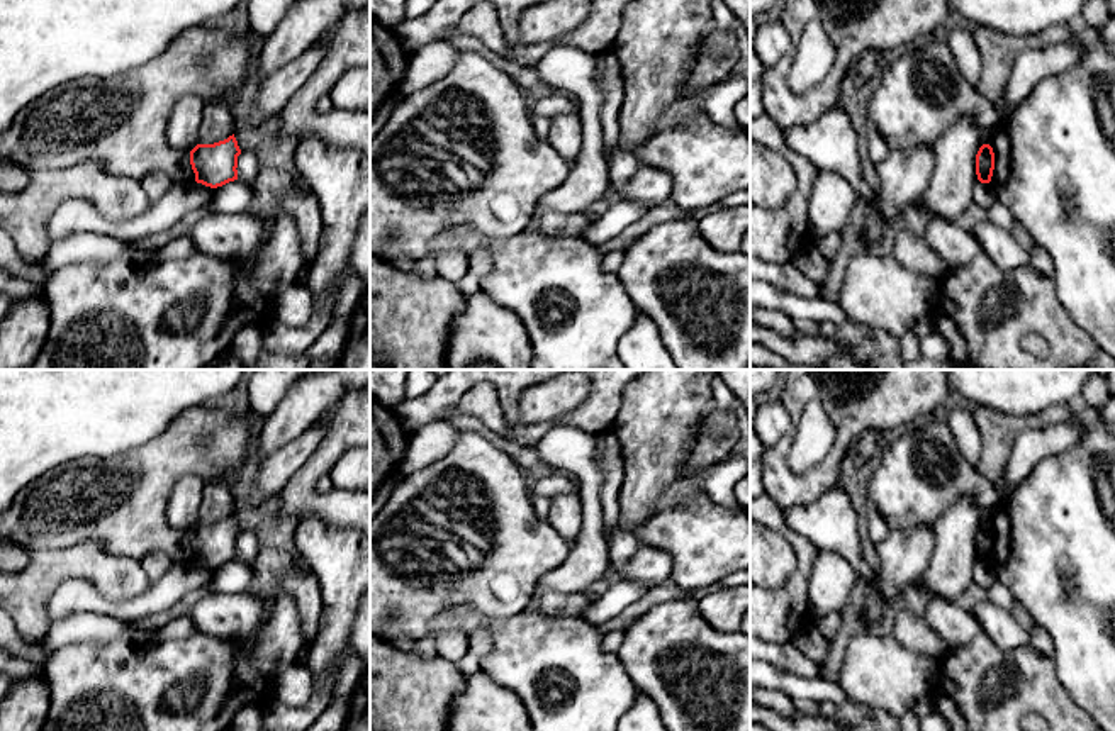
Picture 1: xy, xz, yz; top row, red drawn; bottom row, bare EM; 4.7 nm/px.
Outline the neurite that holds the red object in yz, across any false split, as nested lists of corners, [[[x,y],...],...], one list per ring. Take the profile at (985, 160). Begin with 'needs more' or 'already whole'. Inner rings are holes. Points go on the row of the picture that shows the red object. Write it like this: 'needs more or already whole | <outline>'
already whole | [[[983,144],[976,154],[976,175],[981,183],[989,183],[995,170],[995,153],[989,144]]]

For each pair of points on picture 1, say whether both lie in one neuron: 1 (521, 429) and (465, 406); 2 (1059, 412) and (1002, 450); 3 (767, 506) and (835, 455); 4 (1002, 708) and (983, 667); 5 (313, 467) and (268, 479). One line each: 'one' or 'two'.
1: two
2: one
3: two
4: one
5: two

